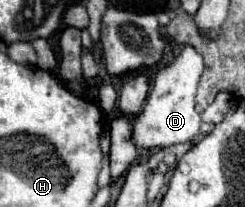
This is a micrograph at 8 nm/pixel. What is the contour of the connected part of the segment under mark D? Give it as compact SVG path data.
M184 47L182 53L166 67L162 67L156 73L156 79L152 83L152 89L148 93L148 99L144 103L144 109L134 117L134 127L130 141L138 149L164 149L178 143L190 143L200 135L200 115L194 109L194 95L198 79L204 71L202 55L196 53L192 47Z

